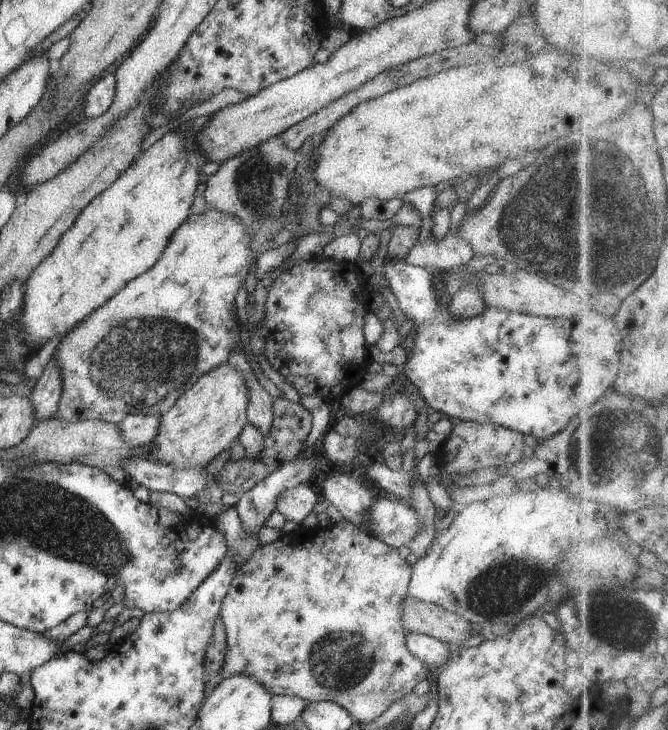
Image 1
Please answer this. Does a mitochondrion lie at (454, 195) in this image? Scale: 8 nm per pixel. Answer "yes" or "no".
no

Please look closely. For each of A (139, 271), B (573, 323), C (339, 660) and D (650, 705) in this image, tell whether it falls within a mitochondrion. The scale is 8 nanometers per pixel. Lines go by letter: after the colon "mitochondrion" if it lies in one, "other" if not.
A: other
B: other
C: mitochondrion
D: other

